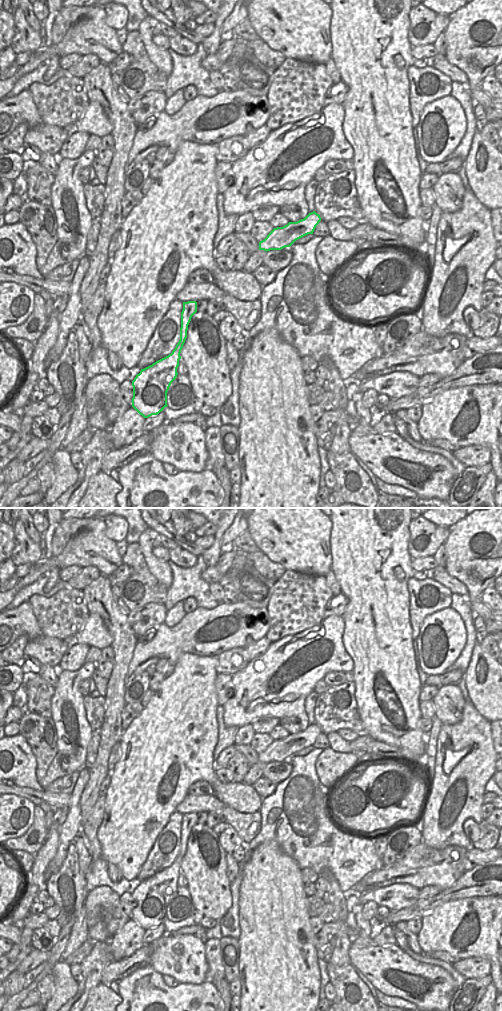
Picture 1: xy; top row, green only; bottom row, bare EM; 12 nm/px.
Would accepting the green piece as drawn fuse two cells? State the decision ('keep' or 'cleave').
keep

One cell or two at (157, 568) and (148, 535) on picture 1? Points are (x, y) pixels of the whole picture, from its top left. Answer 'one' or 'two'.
one

